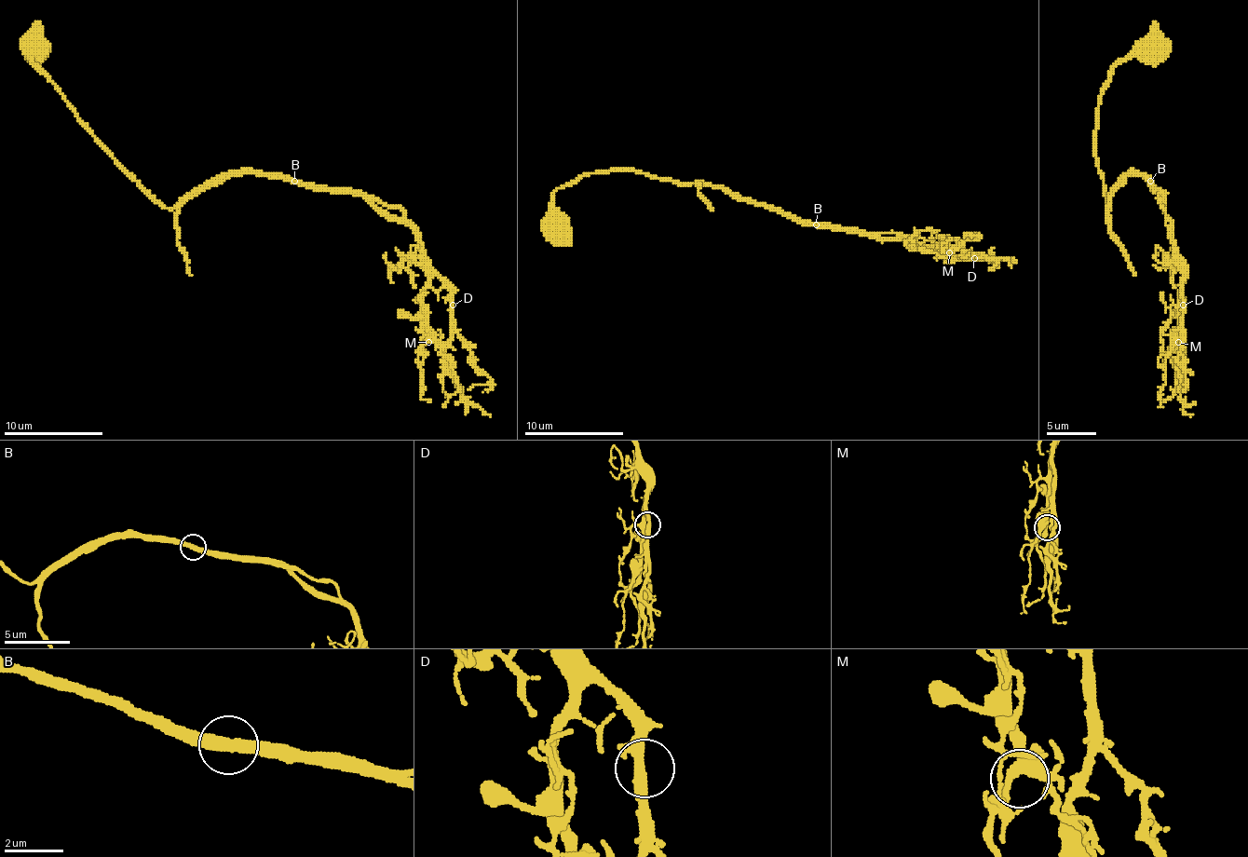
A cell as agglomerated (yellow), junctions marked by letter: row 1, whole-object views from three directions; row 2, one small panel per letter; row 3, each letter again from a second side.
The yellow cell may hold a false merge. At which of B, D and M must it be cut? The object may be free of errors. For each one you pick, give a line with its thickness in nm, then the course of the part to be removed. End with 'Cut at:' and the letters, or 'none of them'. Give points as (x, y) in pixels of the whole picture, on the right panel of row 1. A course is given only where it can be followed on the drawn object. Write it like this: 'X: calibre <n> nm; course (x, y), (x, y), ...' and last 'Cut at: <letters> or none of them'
Cut at: none of them

